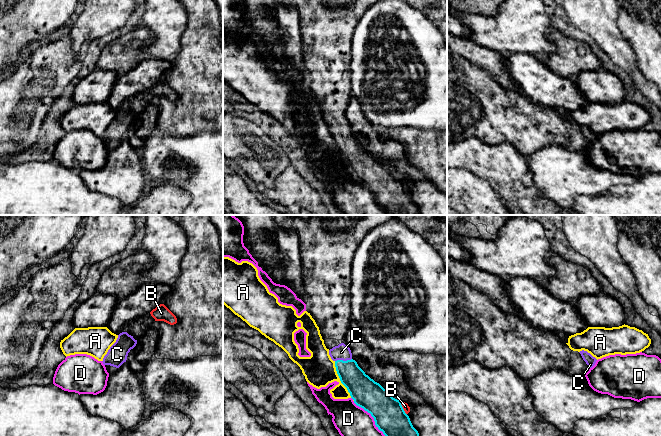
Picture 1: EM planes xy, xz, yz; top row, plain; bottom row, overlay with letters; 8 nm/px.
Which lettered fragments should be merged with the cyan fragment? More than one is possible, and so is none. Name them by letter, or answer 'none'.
C

